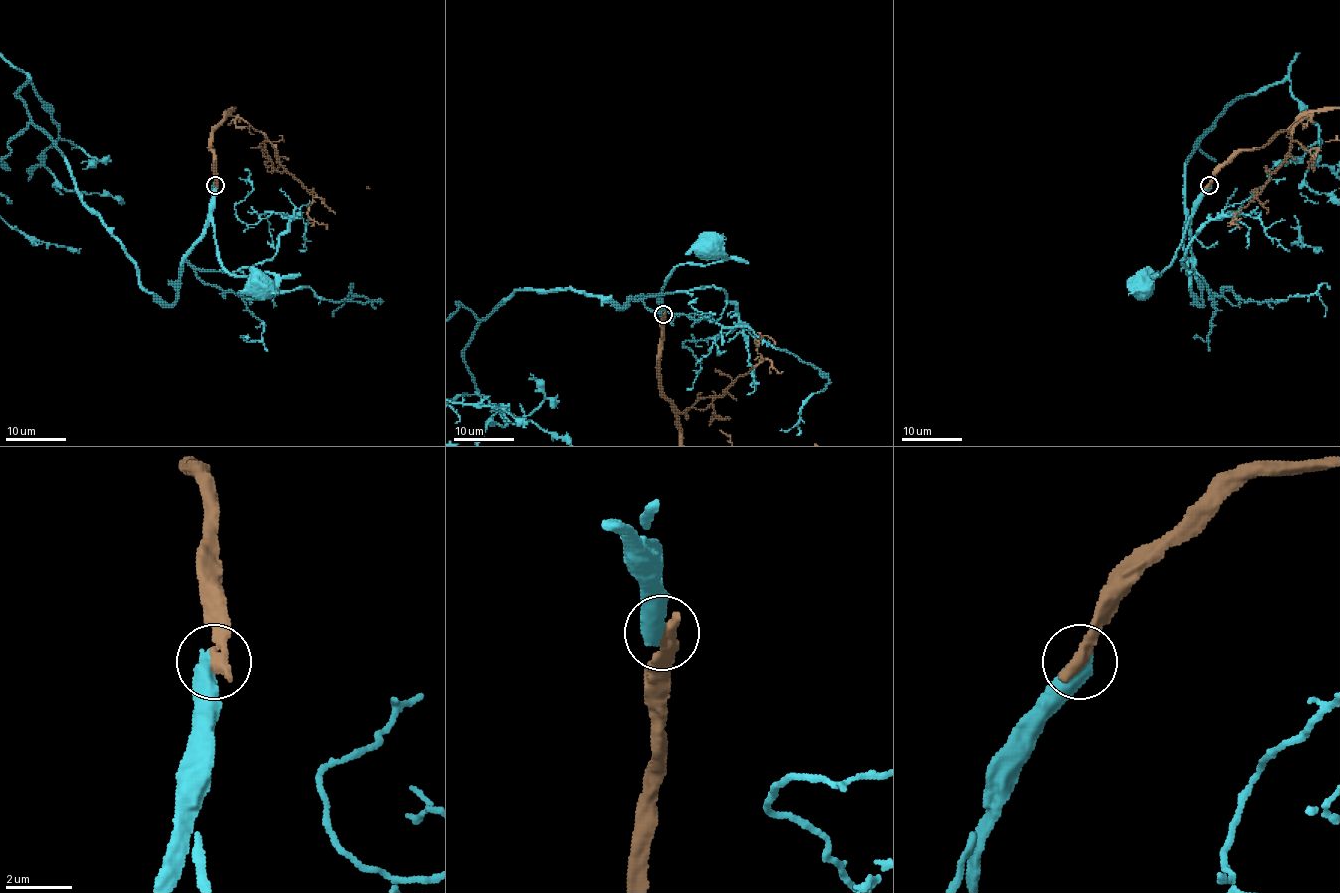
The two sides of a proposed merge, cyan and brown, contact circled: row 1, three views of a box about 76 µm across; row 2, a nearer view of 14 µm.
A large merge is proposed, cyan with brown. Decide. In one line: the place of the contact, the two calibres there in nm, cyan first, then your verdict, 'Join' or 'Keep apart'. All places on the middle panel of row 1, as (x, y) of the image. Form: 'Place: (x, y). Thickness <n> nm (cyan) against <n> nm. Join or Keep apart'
Place: (663, 314). Thickness 550 nm (cyan) against 460 nm. Keep apart

